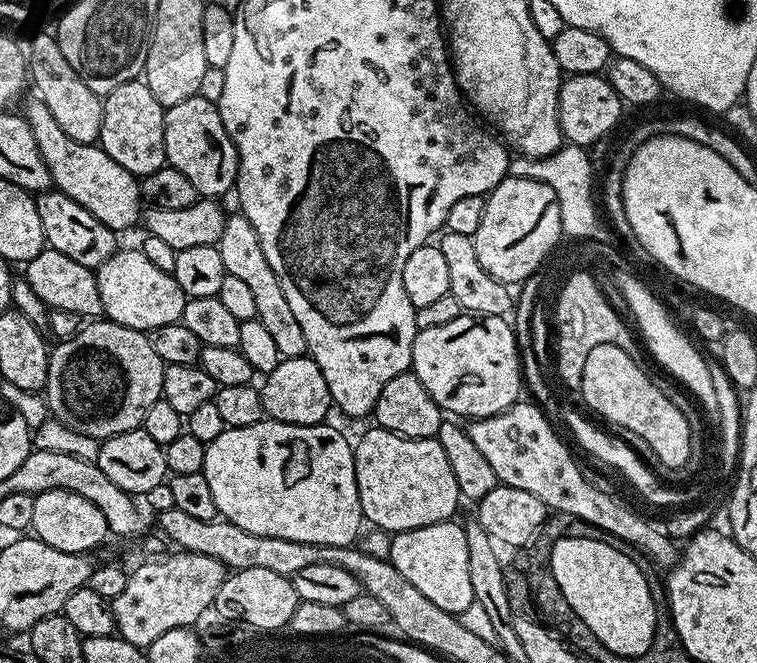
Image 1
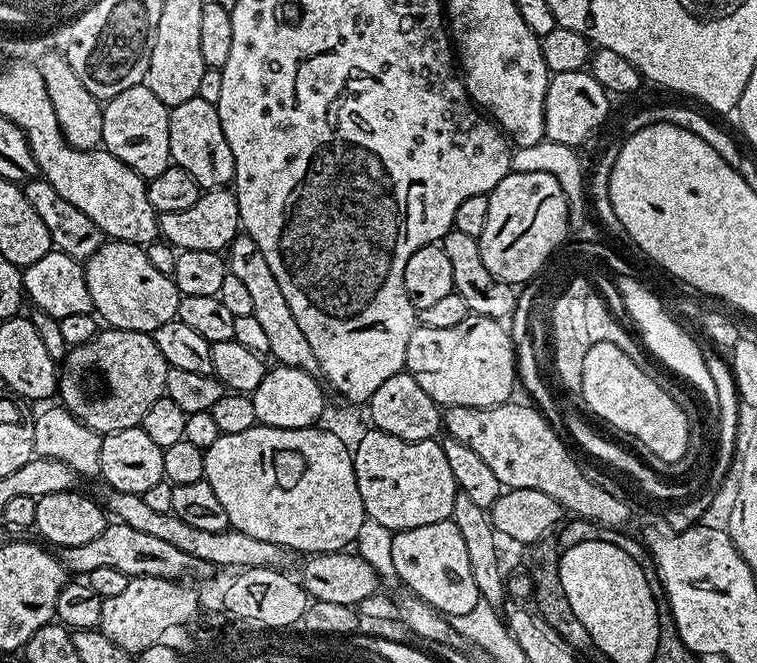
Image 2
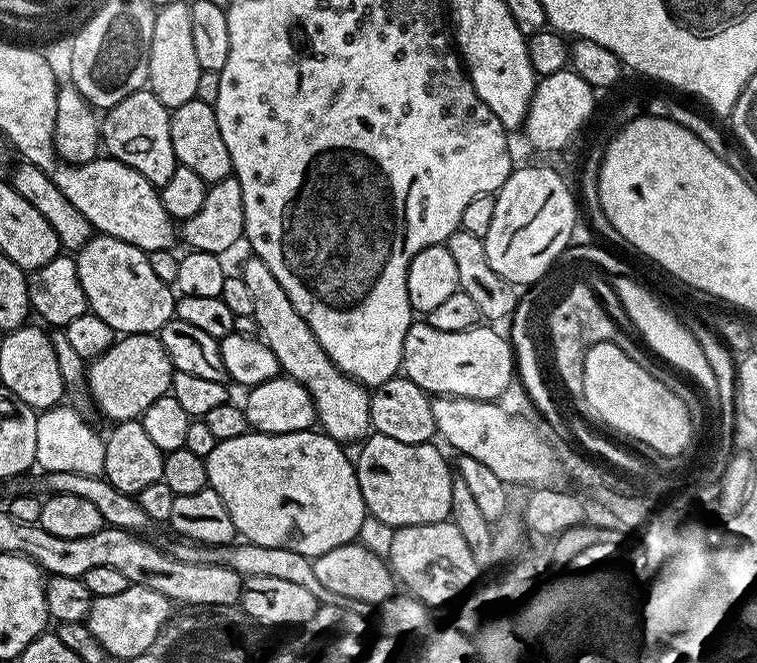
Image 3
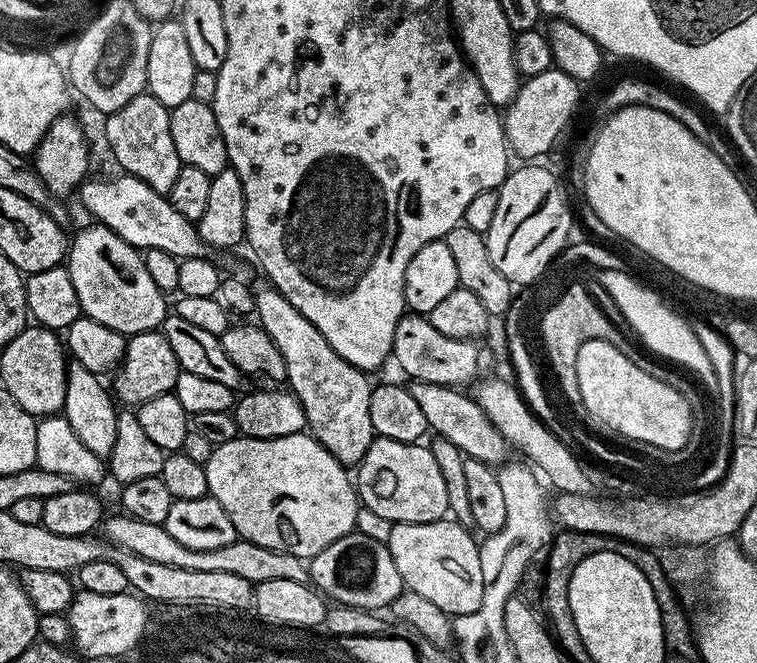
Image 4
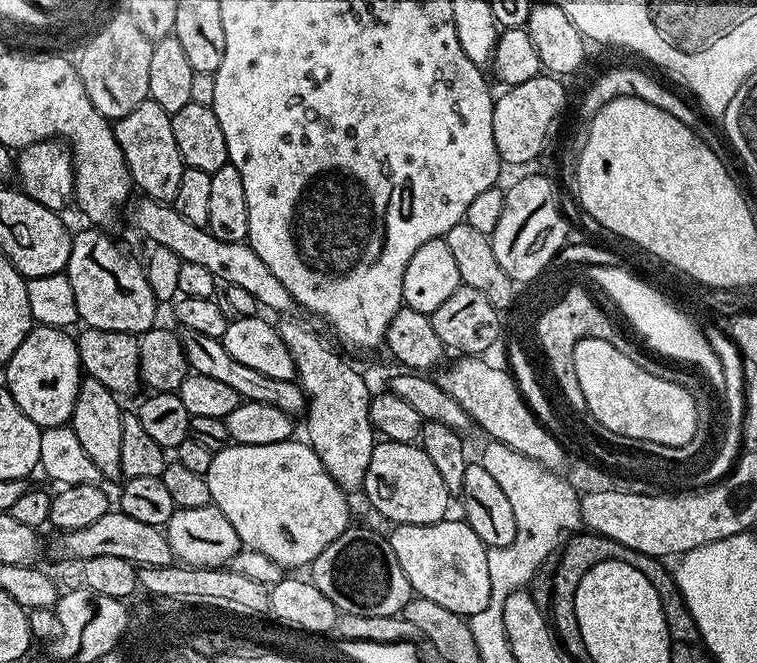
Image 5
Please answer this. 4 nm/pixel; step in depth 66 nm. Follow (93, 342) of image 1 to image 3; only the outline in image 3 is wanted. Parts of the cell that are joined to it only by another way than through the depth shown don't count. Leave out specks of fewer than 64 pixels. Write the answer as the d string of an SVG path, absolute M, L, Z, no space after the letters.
M133 332L113 339L112 345L87 365L86 388L89 393L92 391L92 400L96 403L96 408L106 419L112 420L111 422L139 420L146 406L150 406L150 402L169 395L173 371L172 363L162 346L159 335Z

